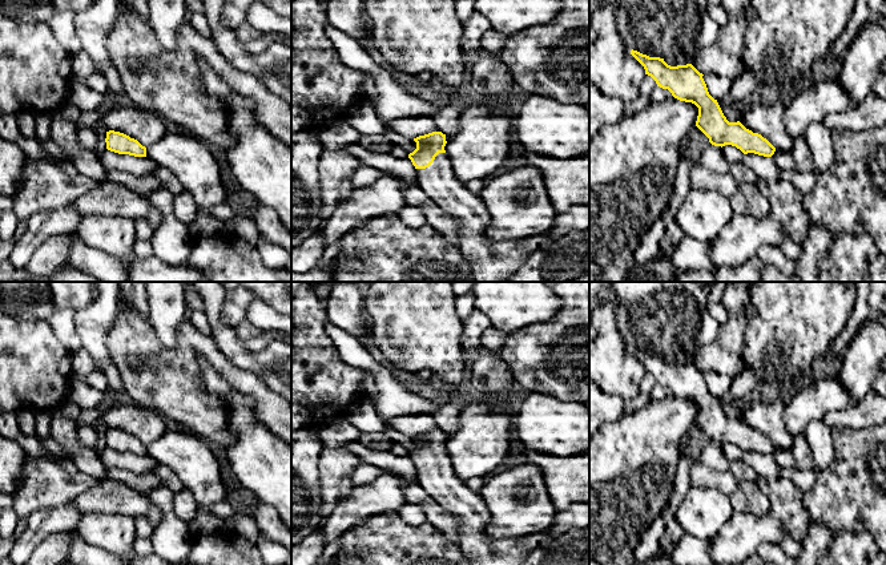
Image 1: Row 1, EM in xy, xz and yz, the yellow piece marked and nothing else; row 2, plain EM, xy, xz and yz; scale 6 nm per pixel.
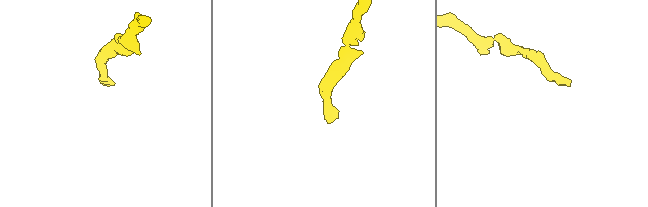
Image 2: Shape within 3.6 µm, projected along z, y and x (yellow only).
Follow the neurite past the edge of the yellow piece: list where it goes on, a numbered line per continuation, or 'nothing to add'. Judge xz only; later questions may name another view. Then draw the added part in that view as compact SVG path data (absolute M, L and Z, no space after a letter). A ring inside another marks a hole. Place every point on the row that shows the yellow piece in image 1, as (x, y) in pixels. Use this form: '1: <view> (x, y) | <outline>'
1: xz (488, 261) | M439 153L428 168L416 169L416 173L419 186L426 194L459 221L458 247L474 282L506 282L535 251L545 250L568 233L589 230L589 205L576 205L565 213L557 213L555 226L547 234L524 239L494 241L487 235L491 218L484 203L455 177L447 153Z

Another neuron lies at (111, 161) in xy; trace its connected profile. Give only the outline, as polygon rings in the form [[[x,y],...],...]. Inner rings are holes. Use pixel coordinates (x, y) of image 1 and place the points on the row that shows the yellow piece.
[[[105,150],[100,157],[106,170],[120,170],[134,175],[153,175],[156,162],[149,157],[134,157]]]

